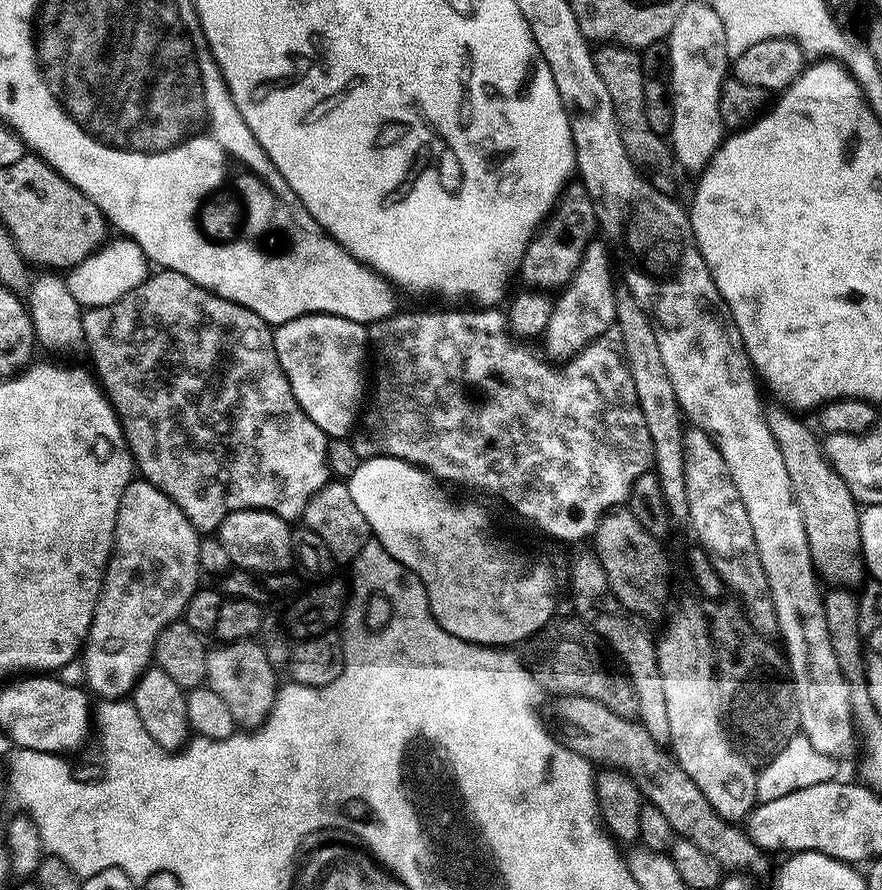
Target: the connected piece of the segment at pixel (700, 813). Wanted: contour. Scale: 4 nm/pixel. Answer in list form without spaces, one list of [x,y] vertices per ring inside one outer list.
[[[564,694],[561,700],[563,720],[580,731],[572,740],[569,739],[572,752],[589,761],[606,762],[609,767],[627,772],[641,797],[665,815],[669,826],[681,839],[694,842],[711,858],[717,869],[724,872],[749,870],[754,874],[765,870],[768,858],[763,849],[757,847],[743,829],[738,830],[737,825],[717,814],[674,756],[653,738],[643,724],[635,719],[618,717],[604,704],[583,695]]]

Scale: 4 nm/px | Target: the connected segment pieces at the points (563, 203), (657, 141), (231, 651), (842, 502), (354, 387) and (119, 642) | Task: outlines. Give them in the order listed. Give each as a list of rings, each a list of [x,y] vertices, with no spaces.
[[[579,182],[569,183],[561,193],[554,211],[528,243],[521,260],[520,274],[530,283],[540,288],[561,287],[572,280],[585,252],[585,247],[598,228],[598,209],[595,201]]]
[[[616,42],[601,43],[594,52],[596,69],[602,82],[606,82],[606,90],[610,90],[616,125],[620,127],[620,137],[622,138],[622,146],[626,146],[626,154],[632,163],[640,169],[644,179],[652,187],[658,189],[662,194],[672,196],[675,193],[678,168],[674,163],[669,141],[661,133],[655,132],[646,118],[643,87],[624,88],[624,83],[628,80],[628,68],[624,65],[624,60],[630,59],[631,56],[634,56],[633,49],[623,47]]]
[[[255,639],[250,640],[233,640],[231,642],[221,643],[220,648],[212,648],[208,653],[208,661],[206,662],[207,687],[214,690],[214,694],[218,694],[218,698],[222,698],[222,702],[226,702],[226,707],[230,710],[230,714],[235,718],[237,725],[243,726],[245,729],[252,730],[263,724],[264,719],[270,714],[270,710],[276,701],[278,691],[278,683],[276,684],[276,672],[273,663],[269,660],[265,645],[256,644]]]
[[[784,406],[765,407],[764,417],[774,434],[774,439],[781,448],[783,465],[790,474],[790,485],[793,487],[793,498],[797,502],[798,514],[802,516],[802,525],[805,527],[805,542],[809,546],[810,558],[815,571],[821,581],[829,580],[832,586],[855,586],[860,579],[866,576],[862,552],[862,538],[859,536],[859,518],[861,509],[850,494],[846,482],[834,470],[834,466],[824,453],[821,437],[815,436],[795,411]]]
[[[309,314],[275,325],[272,337],[298,406],[325,436],[347,437],[355,429],[366,400],[364,359],[370,356],[367,327],[350,318]]]
[[[143,478],[126,486],[116,515],[112,554],[82,649],[83,683],[89,693],[97,692],[105,701],[127,697],[141,671],[153,663],[159,632],[183,613],[201,583],[200,541],[196,527],[162,490]]]

